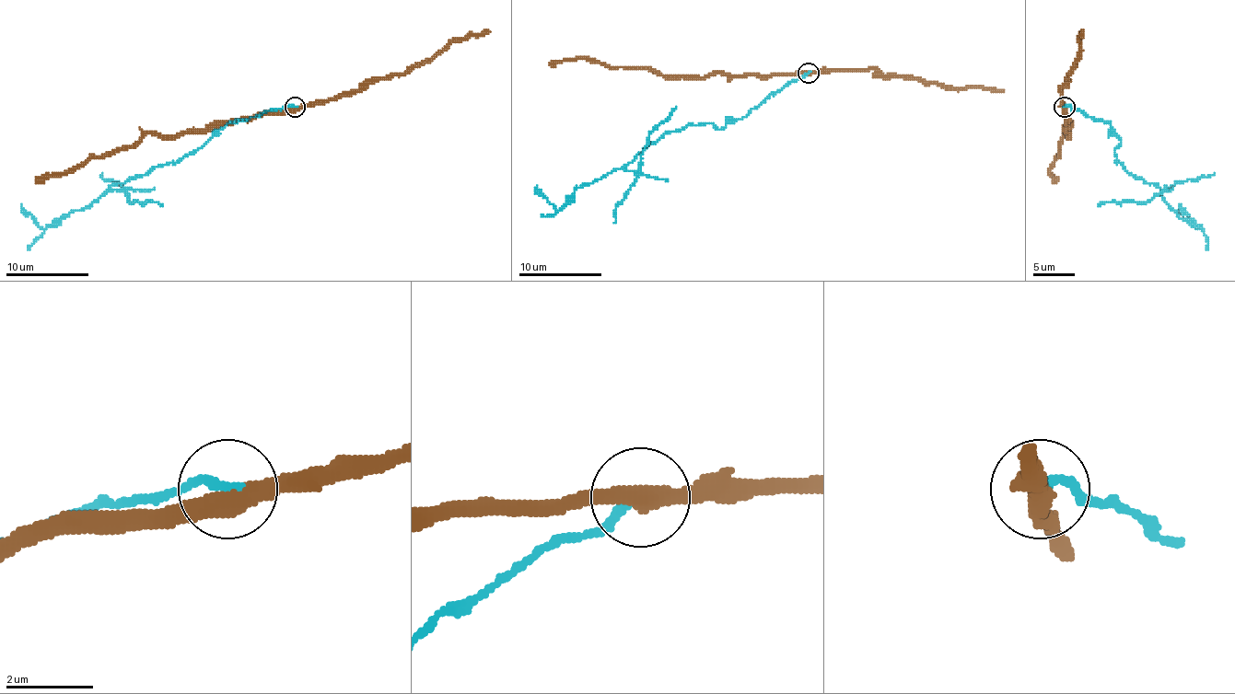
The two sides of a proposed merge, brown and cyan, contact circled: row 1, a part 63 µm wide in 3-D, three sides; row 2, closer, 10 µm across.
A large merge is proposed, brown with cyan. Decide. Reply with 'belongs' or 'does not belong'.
does not belong

